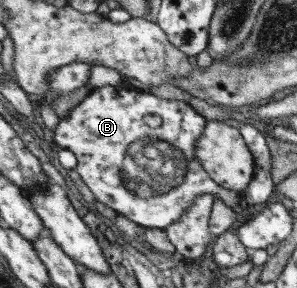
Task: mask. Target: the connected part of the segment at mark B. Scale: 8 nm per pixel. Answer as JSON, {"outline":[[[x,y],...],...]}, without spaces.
{"outline":[[[121,82],[89,92],[83,101],[70,110],[67,118],[60,119],[53,132],[57,148],[68,149],[76,156],[76,171],[96,201],[142,227],[166,230],[200,195],[211,194],[236,213],[242,213],[248,207],[247,201],[239,193],[219,187],[195,158],[194,146],[206,122],[206,118],[182,100],[165,100]]]}

